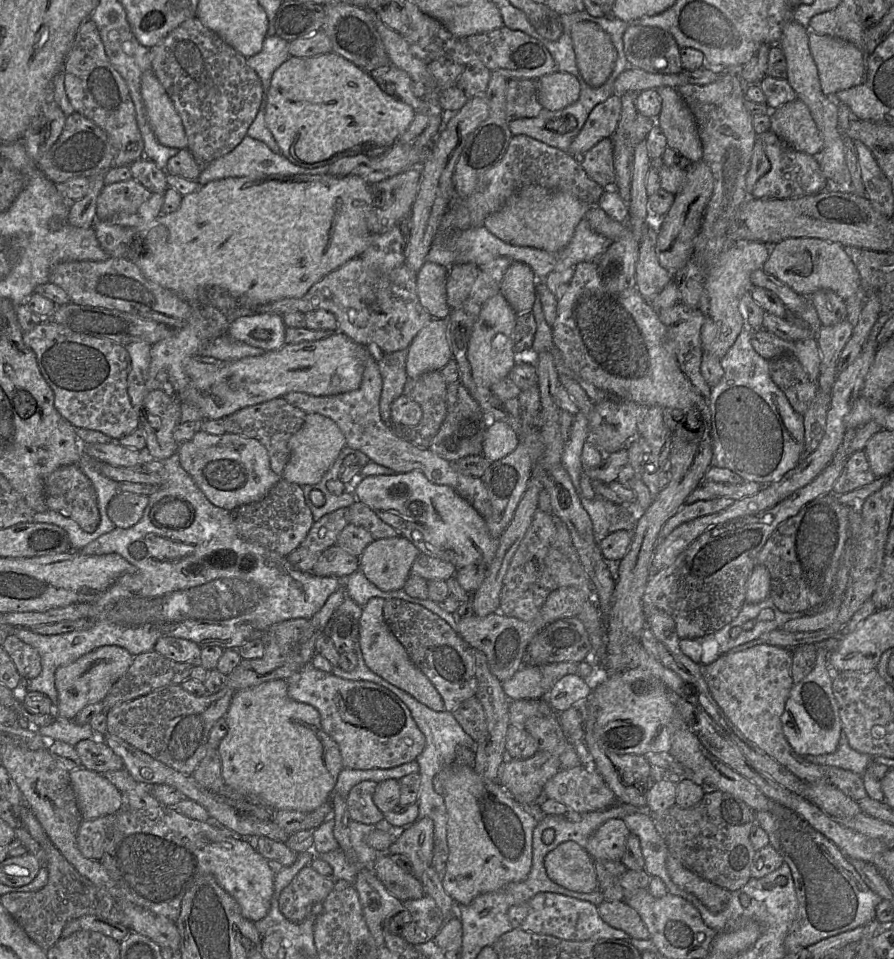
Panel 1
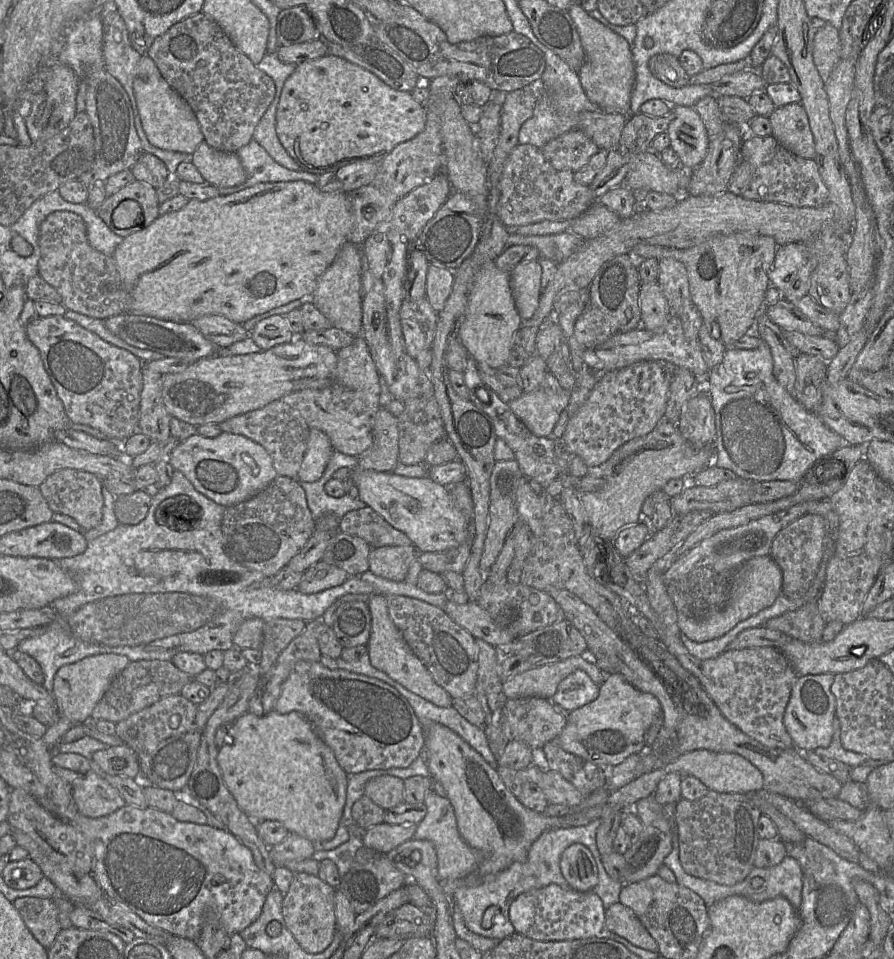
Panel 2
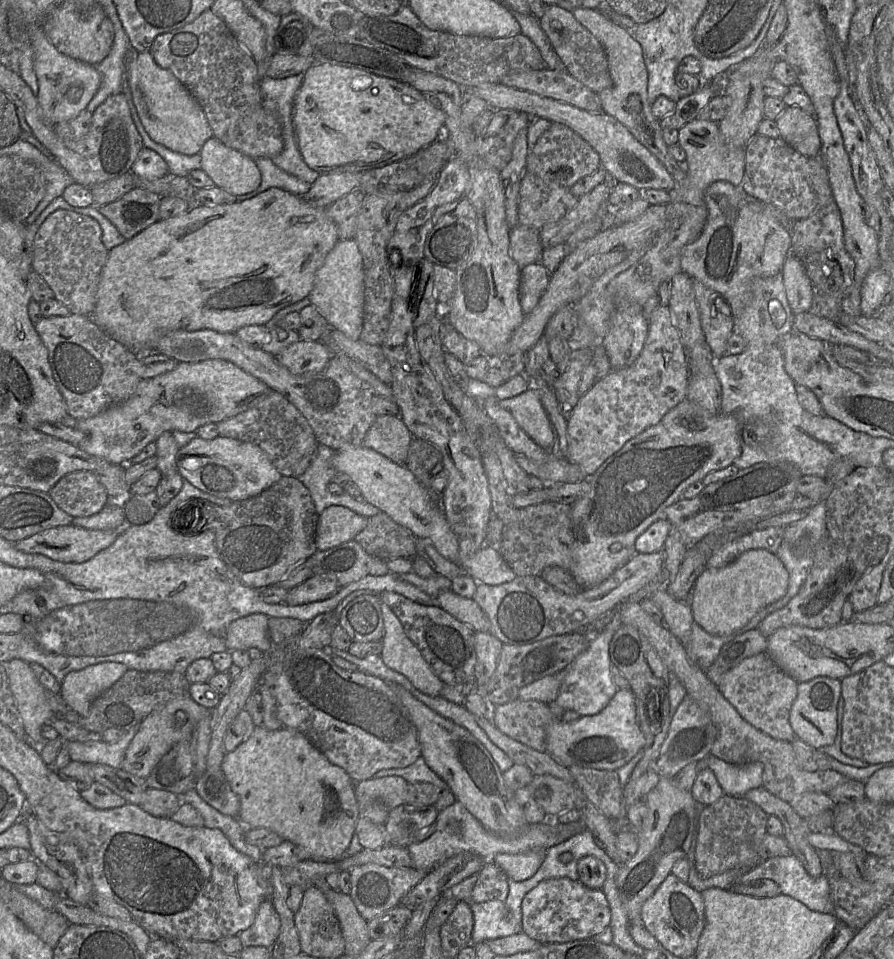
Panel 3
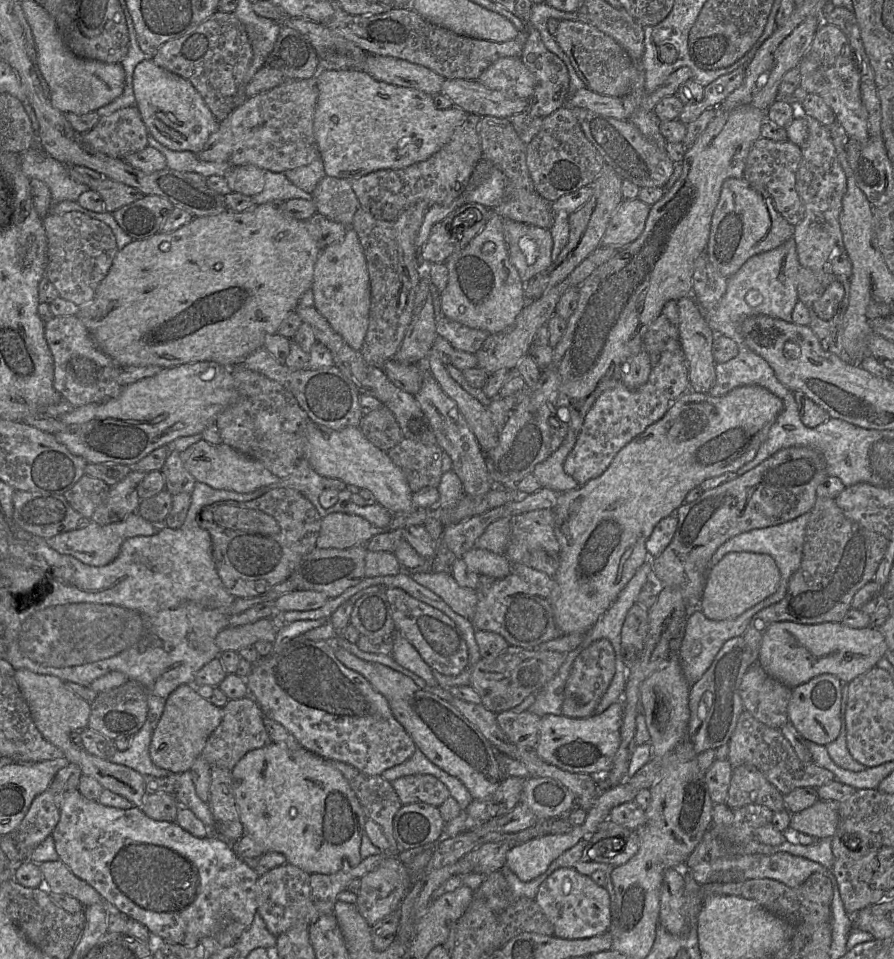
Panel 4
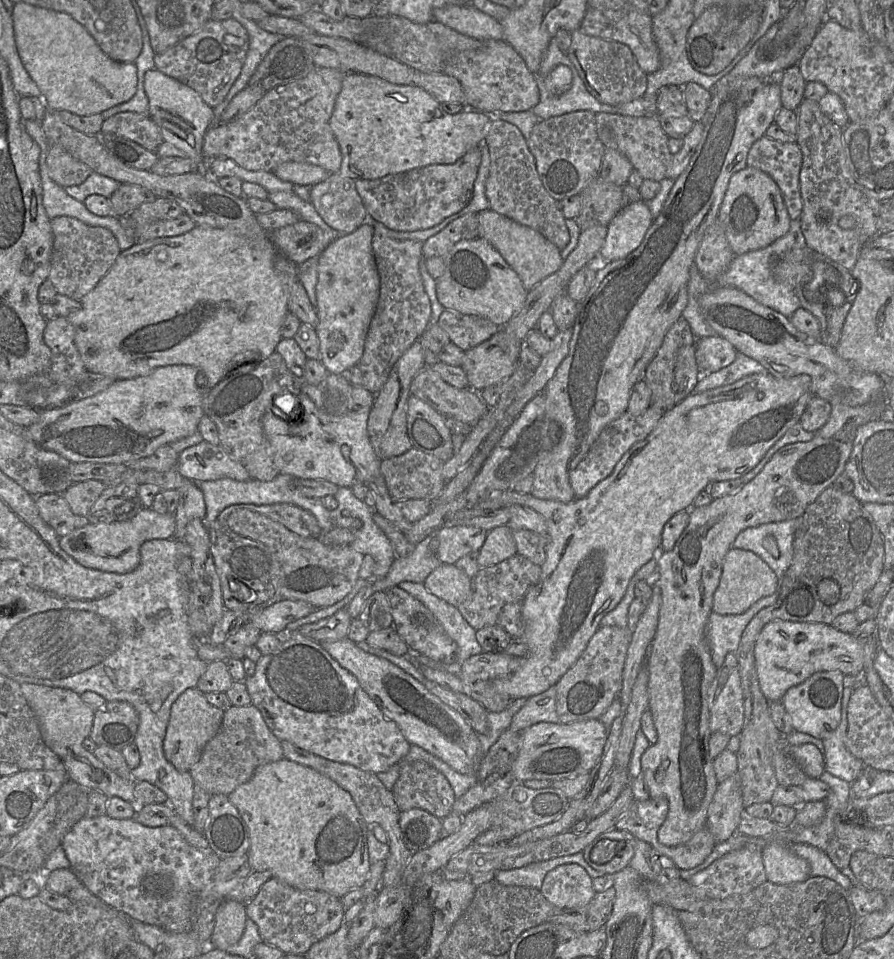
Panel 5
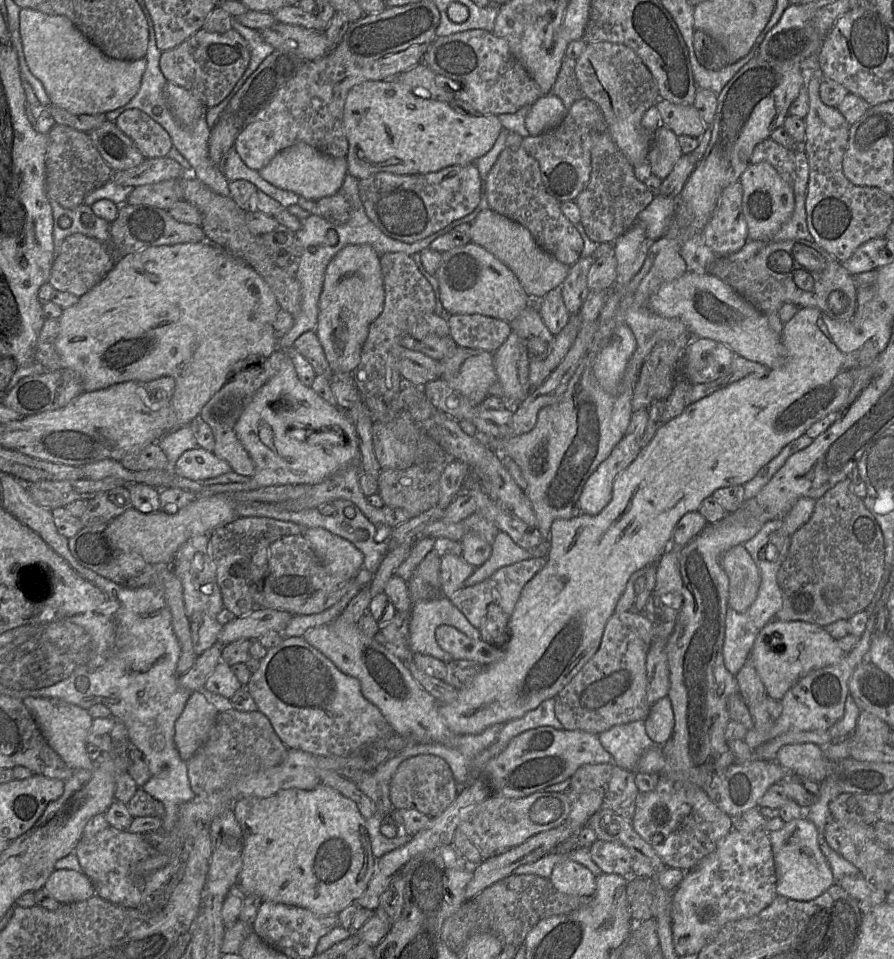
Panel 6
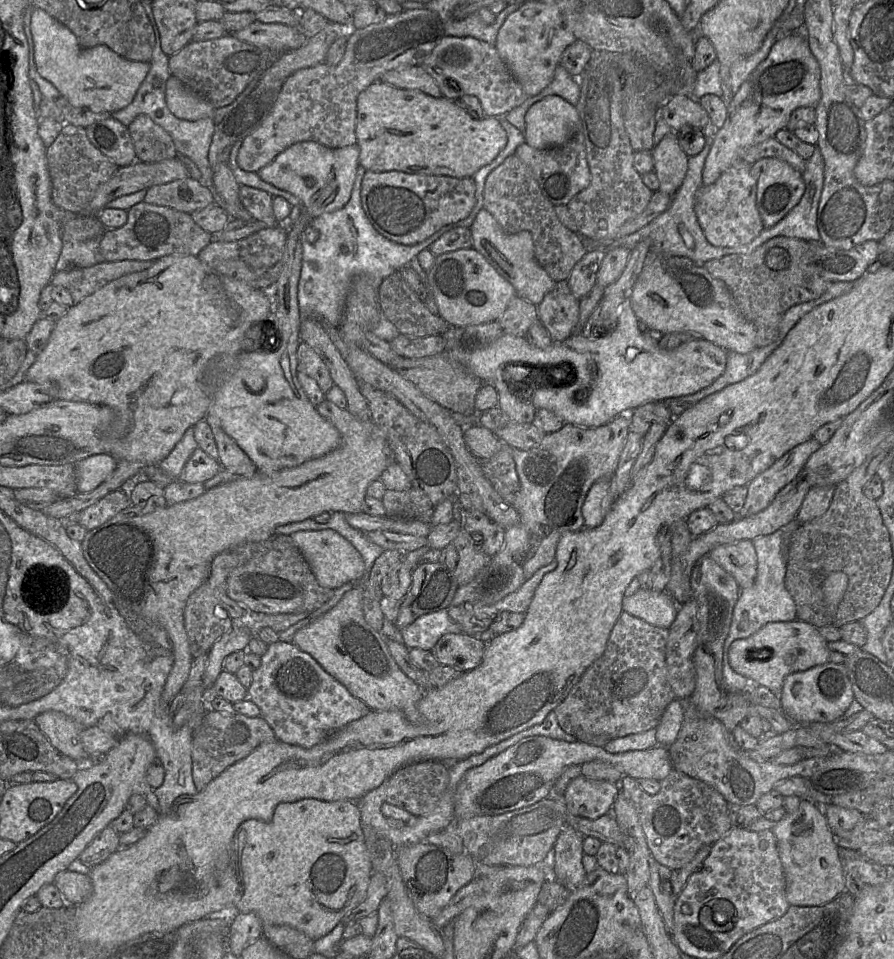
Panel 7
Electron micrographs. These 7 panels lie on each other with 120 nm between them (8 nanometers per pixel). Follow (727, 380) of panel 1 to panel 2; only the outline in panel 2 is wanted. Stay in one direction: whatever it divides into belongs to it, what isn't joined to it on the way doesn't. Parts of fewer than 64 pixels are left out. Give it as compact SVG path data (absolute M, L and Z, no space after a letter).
M764 340L755 349L728 347L723 360L710 370L707 393L715 411L713 465L729 469L739 478L752 481L800 481L818 459L850 445L845 438L830 429L818 414L808 411L779 384L773 375L770 347Z

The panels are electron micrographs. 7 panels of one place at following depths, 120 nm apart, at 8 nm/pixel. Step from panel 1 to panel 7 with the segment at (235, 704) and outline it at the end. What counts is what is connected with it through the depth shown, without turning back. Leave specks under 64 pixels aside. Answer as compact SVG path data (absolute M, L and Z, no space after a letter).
M302 799L291 803L279 803L270 822L248 819L241 823L234 836L234 868L239 882L237 898L234 907L223 913L224 917L232 918L238 913L255 913L263 925L286 925L297 929L313 941L325 936L346 916L348 912L362 903L367 894L370 877L373 872L369 853L361 828L361 817L358 802L349 800L322 801L317 799Z

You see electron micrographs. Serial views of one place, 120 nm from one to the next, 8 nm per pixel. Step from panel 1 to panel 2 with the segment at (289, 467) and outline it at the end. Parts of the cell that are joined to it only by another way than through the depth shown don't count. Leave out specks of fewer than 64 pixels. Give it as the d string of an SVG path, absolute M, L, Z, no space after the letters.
M310 428L307 448L296 479L299 482L317 481L323 475L333 451L331 441L325 433Z

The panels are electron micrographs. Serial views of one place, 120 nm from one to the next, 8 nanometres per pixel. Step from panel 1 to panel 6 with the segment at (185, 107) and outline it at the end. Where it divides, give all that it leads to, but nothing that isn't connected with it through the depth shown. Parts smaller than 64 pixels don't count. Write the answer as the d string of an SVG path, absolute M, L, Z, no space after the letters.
M201 28L178 46L163 51L159 68L167 81L188 90L210 108L230 94L243 76L249 61L247 42L234 28L223 33L211 33Z

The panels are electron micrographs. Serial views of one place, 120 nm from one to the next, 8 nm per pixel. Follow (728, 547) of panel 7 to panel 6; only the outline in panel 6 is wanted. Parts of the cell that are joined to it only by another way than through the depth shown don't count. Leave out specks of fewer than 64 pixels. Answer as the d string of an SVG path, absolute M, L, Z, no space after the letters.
M743 544L727 550L721 563L729 579L727 605L737 612L745 612L758 594L761 583L759 569Z

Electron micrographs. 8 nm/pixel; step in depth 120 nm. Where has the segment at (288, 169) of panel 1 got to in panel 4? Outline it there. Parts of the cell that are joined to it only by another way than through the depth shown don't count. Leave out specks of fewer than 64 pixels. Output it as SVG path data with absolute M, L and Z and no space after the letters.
M264 171L265 185L262 192L250 196L256 205L264 203L282 204L290 199L313 200L312 194L295 186L284 173Z

